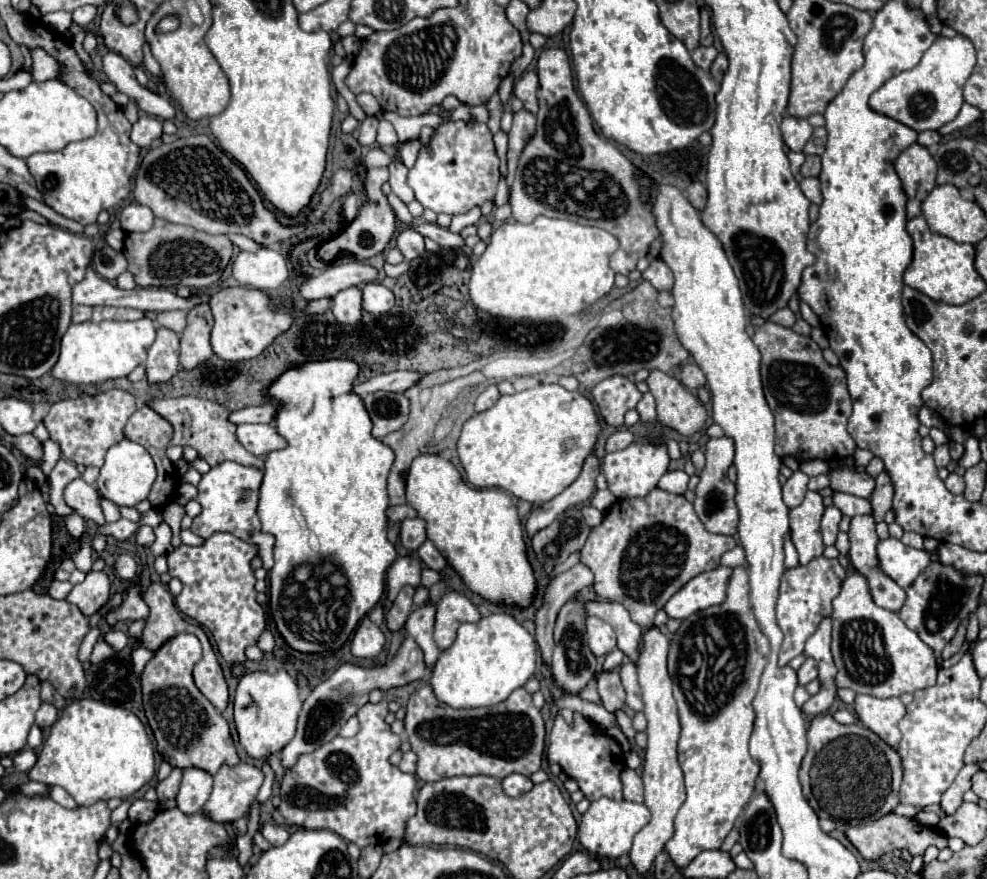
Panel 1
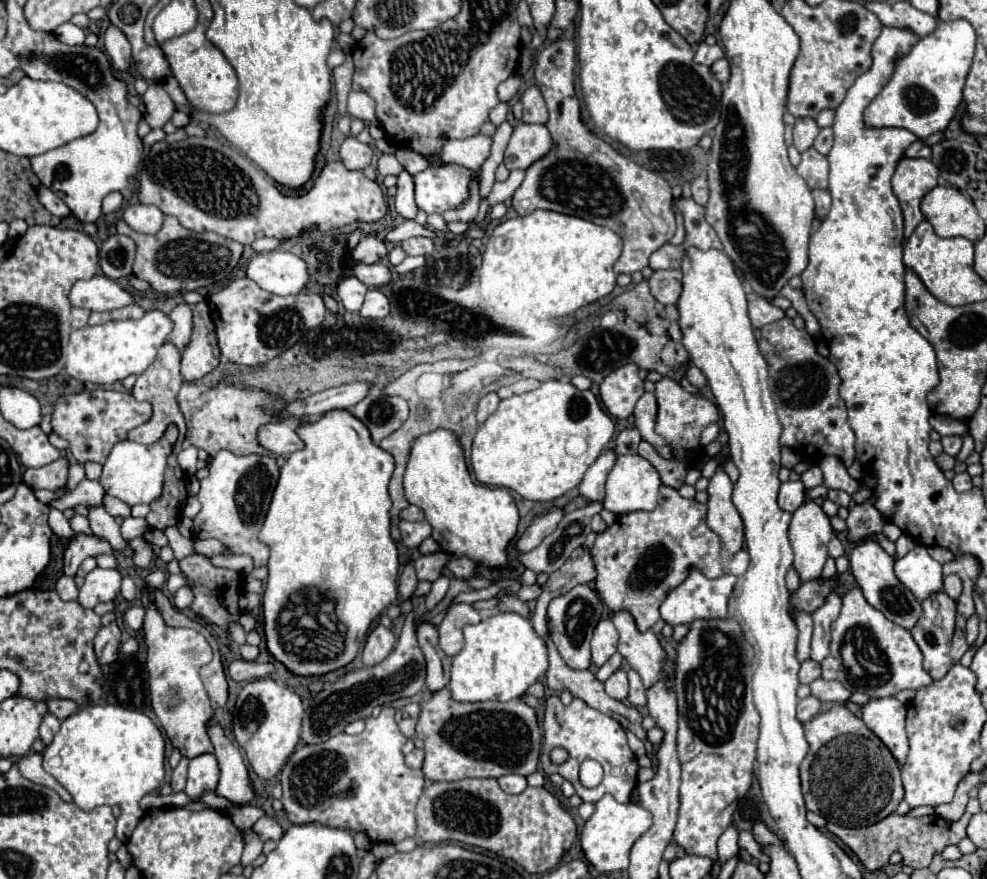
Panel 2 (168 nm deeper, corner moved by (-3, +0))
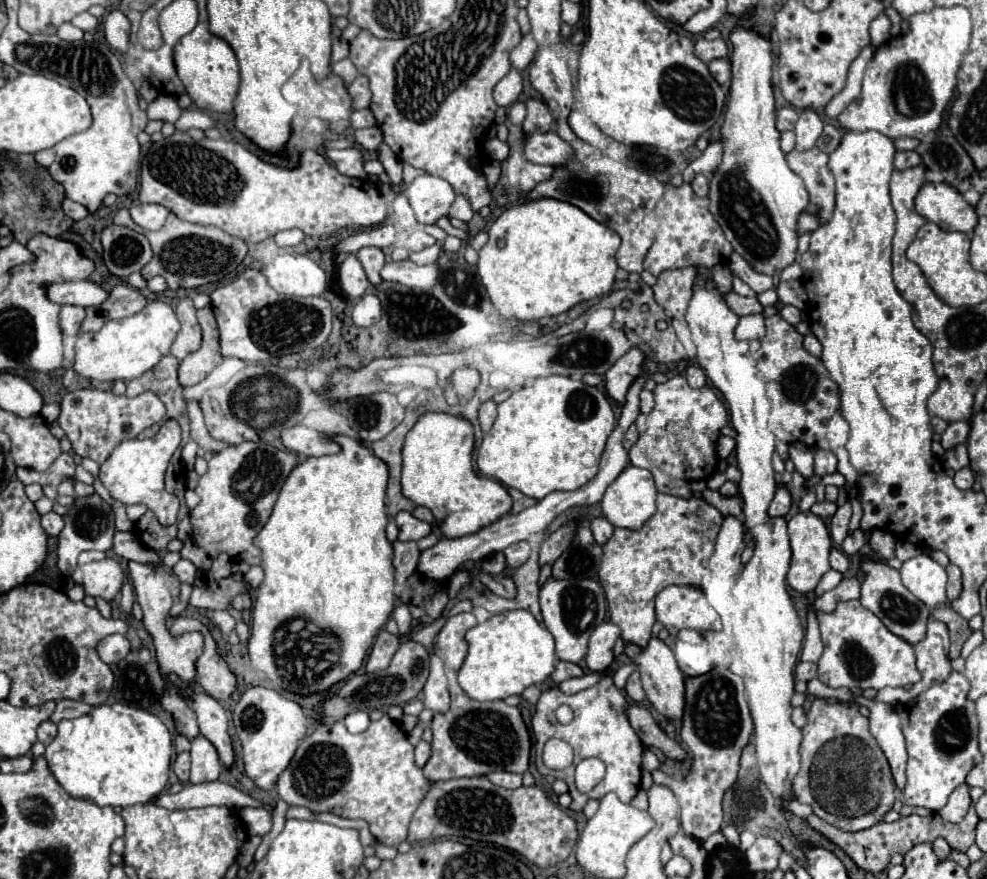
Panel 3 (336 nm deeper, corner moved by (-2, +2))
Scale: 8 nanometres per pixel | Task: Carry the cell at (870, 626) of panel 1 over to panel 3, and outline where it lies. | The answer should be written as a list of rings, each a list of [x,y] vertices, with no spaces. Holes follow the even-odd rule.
[[[858,600],[840,602],[836,612],[824,614],[816,612],[824,642],[824,654],[818,662],[818,680],[832,688],[886,688],[886,686],[912,686],[920,682],[920,672],[916,668],[914,646],[904,638],[892,634],[878,616],[864,608]]]

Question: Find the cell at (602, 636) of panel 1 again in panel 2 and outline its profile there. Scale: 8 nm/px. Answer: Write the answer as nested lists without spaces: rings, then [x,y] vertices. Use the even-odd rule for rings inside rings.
[[[603,618],[591,638],[591,654],[593,654],[593,664],[603,666],[615,652],[617,652],[617,628],[613,626],[613,622],[609,618]]]

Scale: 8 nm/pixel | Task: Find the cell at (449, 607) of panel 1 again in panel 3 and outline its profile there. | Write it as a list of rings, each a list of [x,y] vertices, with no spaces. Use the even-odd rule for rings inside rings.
[[[462,612],[452,618],[442,626],[440,634],[436,636],[436,648],[440,650],[446,666],[450,670],[458,670],[466,658],[468,644],[464,640],[464,634],[468,628],[476,626],[476,616],[472,612]]]

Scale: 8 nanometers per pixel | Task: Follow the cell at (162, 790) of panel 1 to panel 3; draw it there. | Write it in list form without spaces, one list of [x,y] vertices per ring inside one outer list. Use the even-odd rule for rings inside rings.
[[[182,752],[176,756],[174,760],[174,766],[172,766],[174,774],[178,776],[178,780],[182,784],[188,784],[188,774],[190,774],[190,754],[188,752]]]

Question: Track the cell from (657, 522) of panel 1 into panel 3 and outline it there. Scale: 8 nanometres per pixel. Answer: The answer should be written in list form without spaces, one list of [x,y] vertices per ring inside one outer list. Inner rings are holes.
[[[658,494],[656,514],[642,528],[614,528],[612,538],[602,544],[602,564],[598,570],[600,584],[606,592],[610,620],[620,626],[622,638],[638,646],[650,640],[652,624],[656,622],[654,598],[670,584],[694,584],[706,588],[712,572],[704,564],[714,554],[716,534],[722,524],[722,514],[702,498],[680,498]]]

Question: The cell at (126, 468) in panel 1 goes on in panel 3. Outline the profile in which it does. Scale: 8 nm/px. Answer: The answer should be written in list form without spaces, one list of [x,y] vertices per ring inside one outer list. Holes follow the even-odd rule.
[[[166,420],[154,438],[134,438],[120,442],[108,460],[100,466],[100,482],[106,486],[110,496],[122,504],[144,504],[148,506],[160,524],[170,526],[178,516],[178,498],[164,490],[166,466],[180,446],[180,424],[176,420]]]

